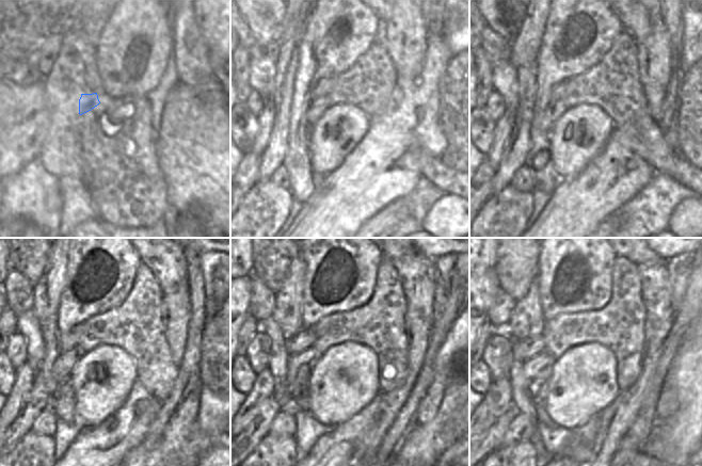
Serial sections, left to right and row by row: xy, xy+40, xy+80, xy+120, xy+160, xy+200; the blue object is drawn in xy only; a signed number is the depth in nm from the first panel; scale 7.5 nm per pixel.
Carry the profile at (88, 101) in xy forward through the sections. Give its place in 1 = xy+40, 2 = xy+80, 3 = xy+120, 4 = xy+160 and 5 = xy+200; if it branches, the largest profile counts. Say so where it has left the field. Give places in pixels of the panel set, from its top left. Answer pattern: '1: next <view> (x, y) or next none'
1: next xy+40 (318, 107)
2: next xy+80 (555, 110)
3: next xy+120 (63, 366)
4: next xy+160 (300, 366)
5: next xy+200 (537, 370)

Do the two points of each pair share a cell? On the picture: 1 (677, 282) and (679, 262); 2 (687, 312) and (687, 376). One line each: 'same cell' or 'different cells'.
1: same cell
2: different cells

